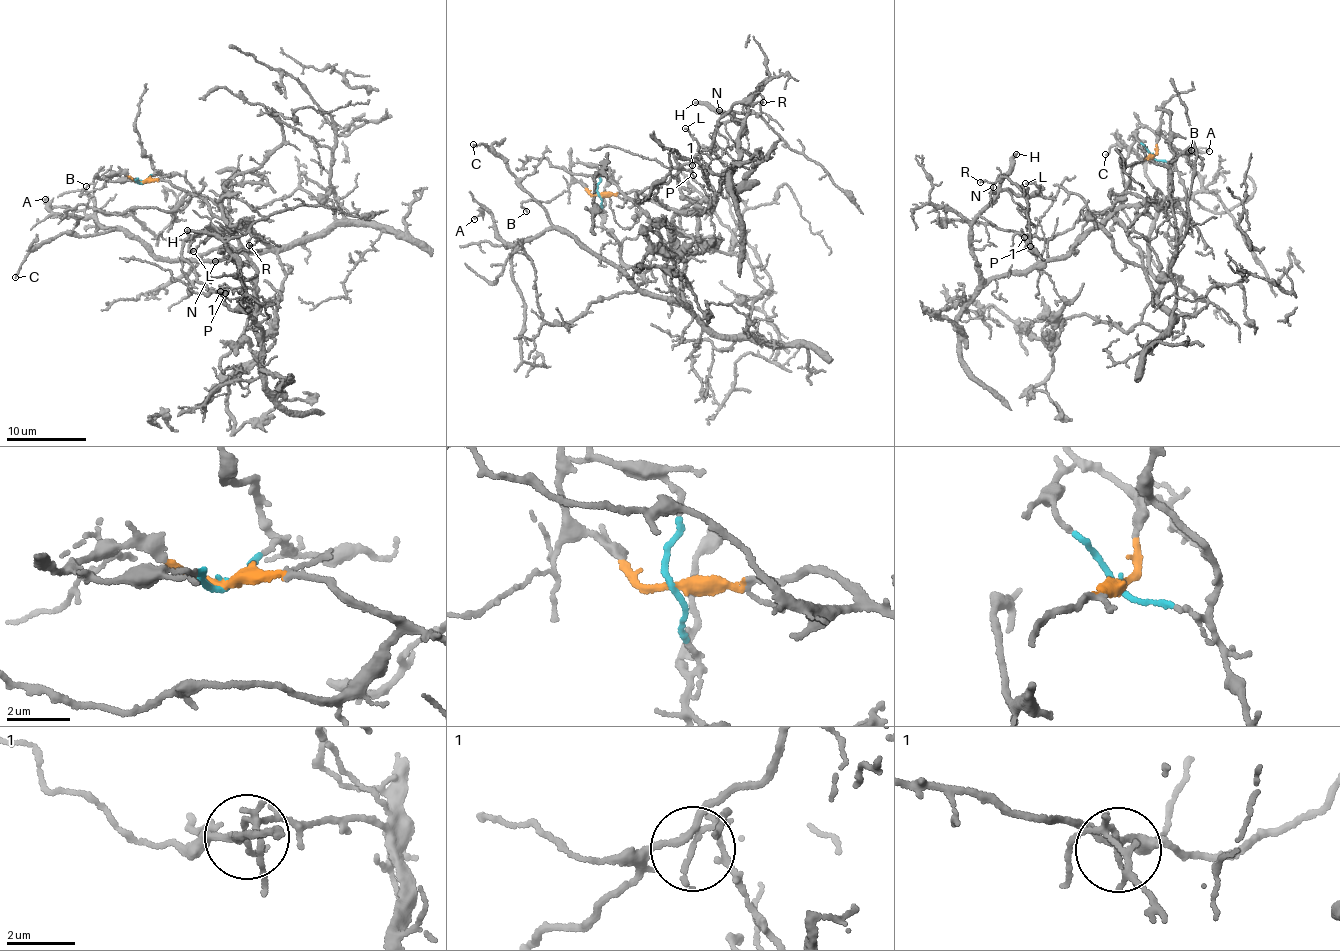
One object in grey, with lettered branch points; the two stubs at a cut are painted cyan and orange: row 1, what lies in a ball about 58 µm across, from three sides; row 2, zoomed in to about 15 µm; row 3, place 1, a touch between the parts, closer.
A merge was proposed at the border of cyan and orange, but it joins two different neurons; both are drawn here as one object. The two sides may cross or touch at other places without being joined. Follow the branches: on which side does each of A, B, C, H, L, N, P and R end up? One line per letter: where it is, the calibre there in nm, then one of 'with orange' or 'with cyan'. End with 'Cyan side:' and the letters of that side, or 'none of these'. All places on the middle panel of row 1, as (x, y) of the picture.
A: (474, 219) | 100 nm | with cyan
B: (526, 211) | 110 nm | with orange
C: (473, 144) | 140 nm | with cyan
H: (695, 102) | 220 nm | with orange
L: (685, 128) | 120 nm | with orange
N: (719, 110) | 80 nm | with orange
P: (693, 175) | 100 nm | with orange
R: (763, 102) | 100 nm | with orange
Cyan side: A, C

